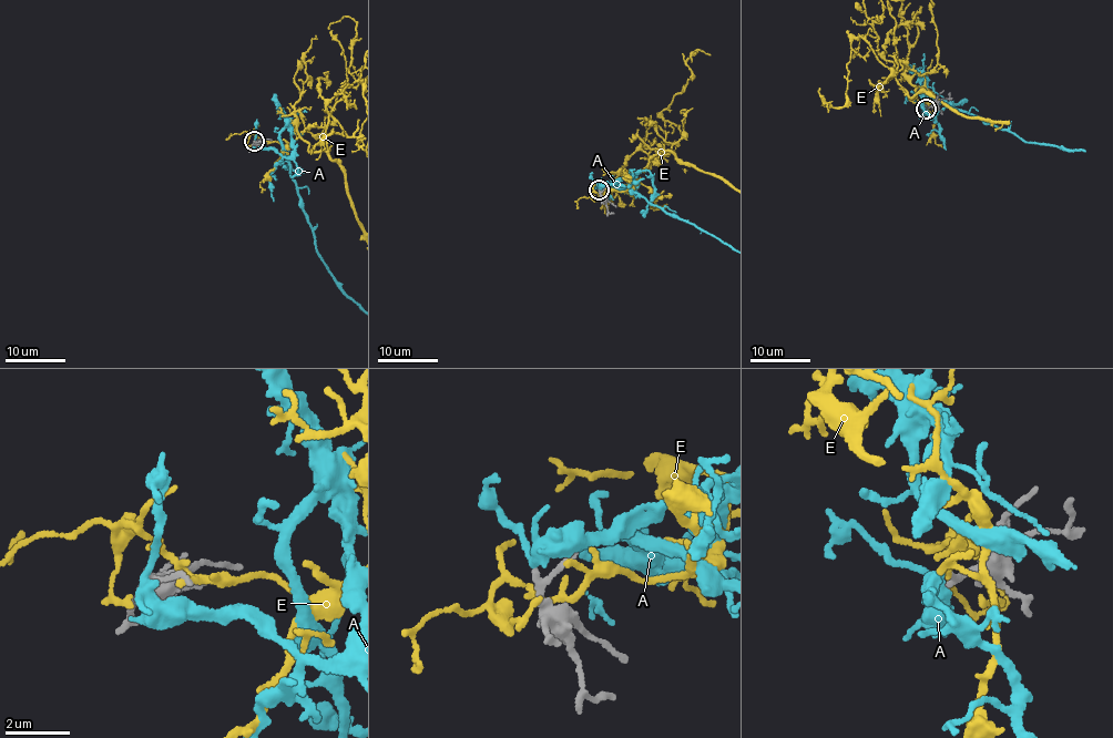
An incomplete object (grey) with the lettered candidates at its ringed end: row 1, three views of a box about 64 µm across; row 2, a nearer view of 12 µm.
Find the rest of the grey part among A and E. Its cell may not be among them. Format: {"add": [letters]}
{"add": []}

